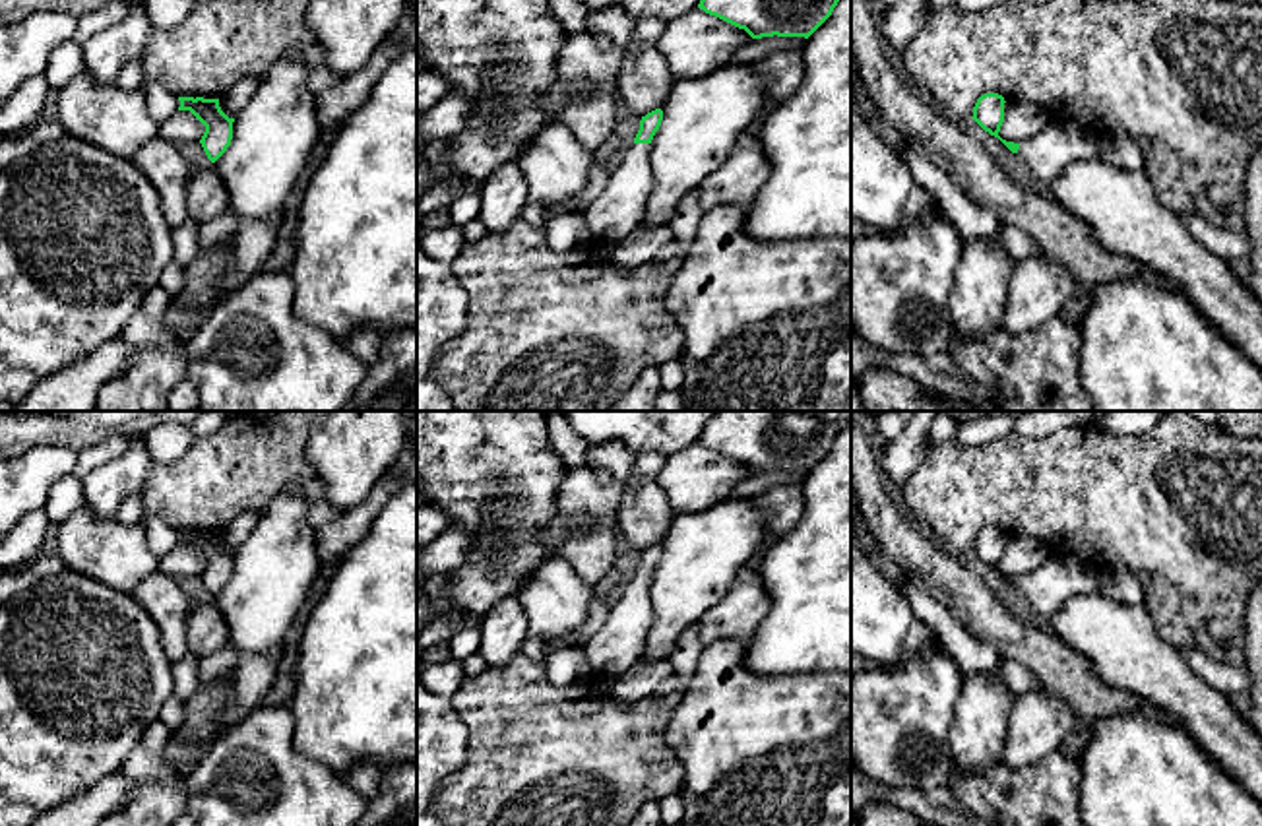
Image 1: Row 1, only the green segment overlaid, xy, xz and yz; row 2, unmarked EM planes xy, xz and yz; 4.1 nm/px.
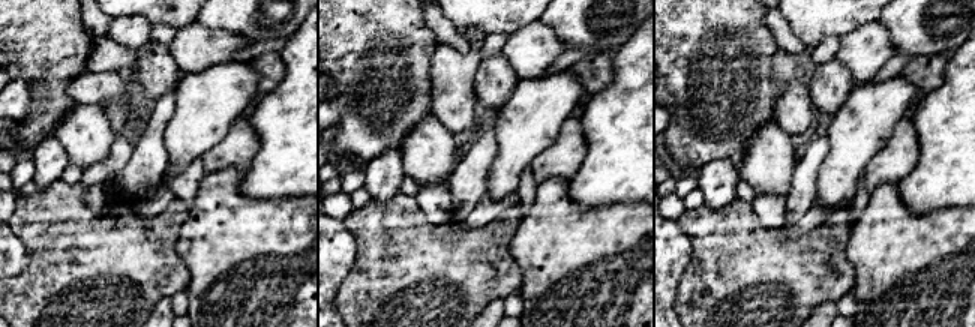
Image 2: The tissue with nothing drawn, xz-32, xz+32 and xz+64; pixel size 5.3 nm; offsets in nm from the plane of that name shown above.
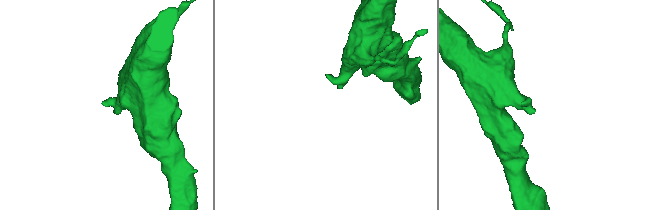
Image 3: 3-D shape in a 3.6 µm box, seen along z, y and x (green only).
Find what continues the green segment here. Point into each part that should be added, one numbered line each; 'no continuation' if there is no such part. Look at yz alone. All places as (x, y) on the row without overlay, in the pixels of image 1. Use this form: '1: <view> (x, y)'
1: yz (1061, 578)

